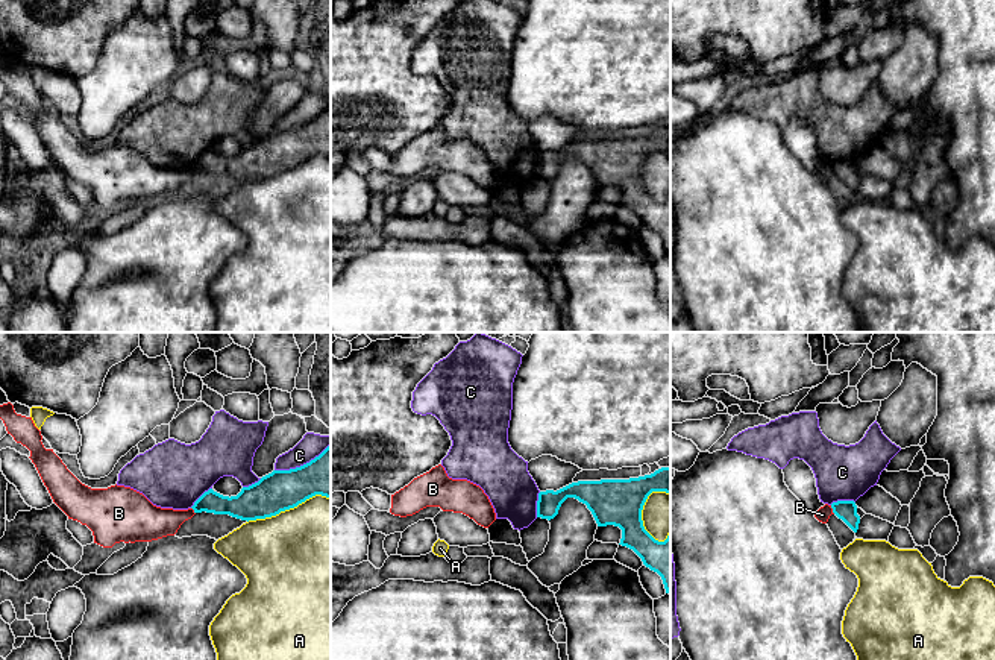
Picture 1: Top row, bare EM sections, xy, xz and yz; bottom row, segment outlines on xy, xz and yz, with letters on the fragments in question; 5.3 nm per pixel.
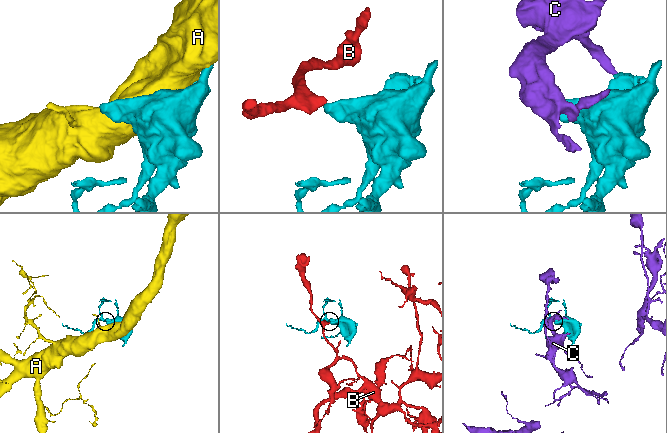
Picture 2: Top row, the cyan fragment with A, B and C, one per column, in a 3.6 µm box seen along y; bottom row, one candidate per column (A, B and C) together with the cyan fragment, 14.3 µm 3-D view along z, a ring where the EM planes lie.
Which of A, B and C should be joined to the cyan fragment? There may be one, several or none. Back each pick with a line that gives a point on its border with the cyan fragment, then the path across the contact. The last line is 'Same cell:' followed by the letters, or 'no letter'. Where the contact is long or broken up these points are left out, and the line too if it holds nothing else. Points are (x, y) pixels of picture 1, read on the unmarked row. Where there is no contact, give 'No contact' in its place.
Same cell: no letter

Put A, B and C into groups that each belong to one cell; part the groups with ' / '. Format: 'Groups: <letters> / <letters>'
Groups: A / B / C

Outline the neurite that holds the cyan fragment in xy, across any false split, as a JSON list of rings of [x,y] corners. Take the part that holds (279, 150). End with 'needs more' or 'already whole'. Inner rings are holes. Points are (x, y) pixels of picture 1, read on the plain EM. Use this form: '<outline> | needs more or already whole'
[[[331,105],[309,123],[290,130],[273,130],[243,147],[237,156],[223,156],[209,149],[191,168],[194,173],[229,174],[249,182],[276,176],[315,155],[331,158]]] | already whole

